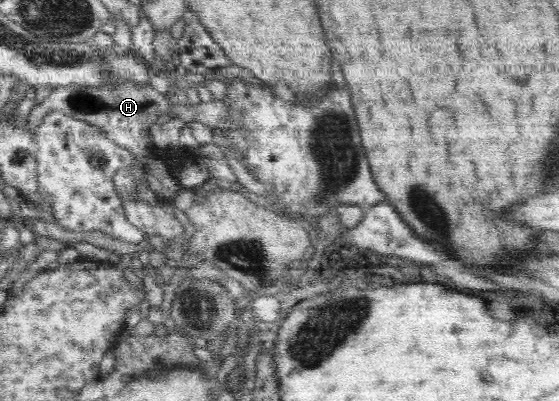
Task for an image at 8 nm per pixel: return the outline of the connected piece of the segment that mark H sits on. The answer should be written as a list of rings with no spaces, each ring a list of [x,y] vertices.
[[[120,79],[117,85],[108,85],[108,83],[100,86],[71,84],[53,89],[42,103],[34,106],[27,116],[27,129],[34,130],[48,113],[54,111],[86,121],[102,129],[108,135],[108,138],[111,138],[116,144],[128,149],[135,158],[139,159],[143,166],[148,166],[150,189],[156,190],[156,194],[160,194],[160,197],[172,198],[173,201],[181,186],[168,170],[168,166],[164,166],[164,162],[160,162],[160,160],[156,162],[156,158],[150,156],[148,151],[148,146],[150,146],[149,128],[158,124],[158,116],[167,113],[172,118],[182,119],[185,123],[194,120],[202,122],[211,129],[218,128],[226,135],[231,121],[227,113],[227,104],[221,100],[213,99],[213,101],[201,102],[195,105],[184,101],[184,105],[188,105],[187,107],[179,104],[180,101],[176,101],[170,95],[164,95],[156,91],[150,85],[136,85],[134,81],[126,79]]]

